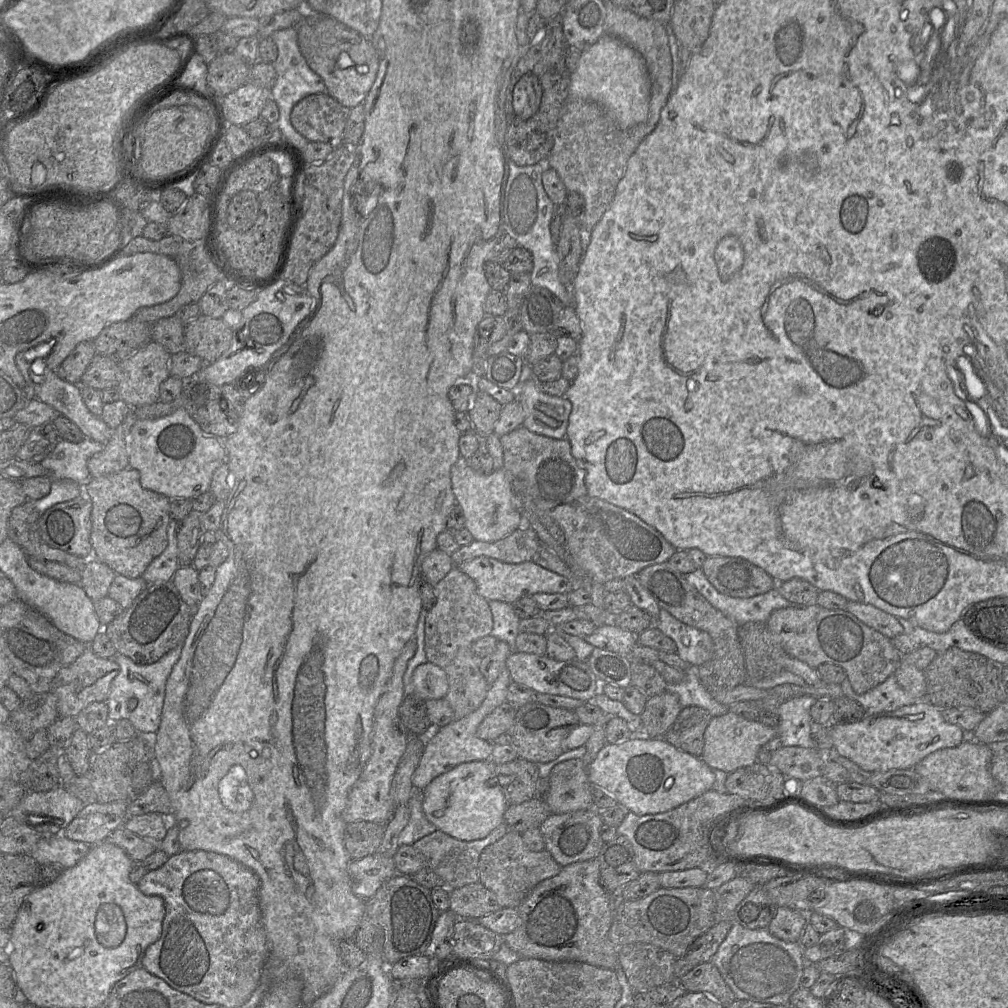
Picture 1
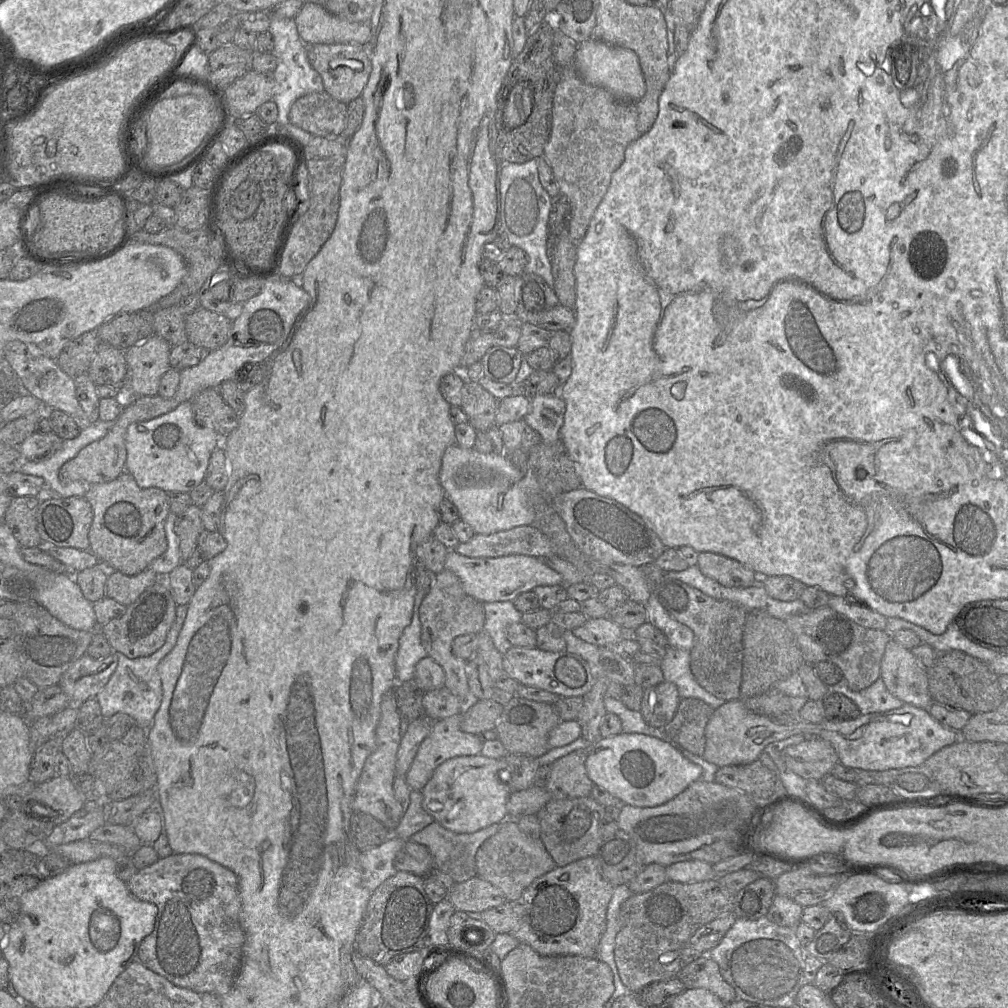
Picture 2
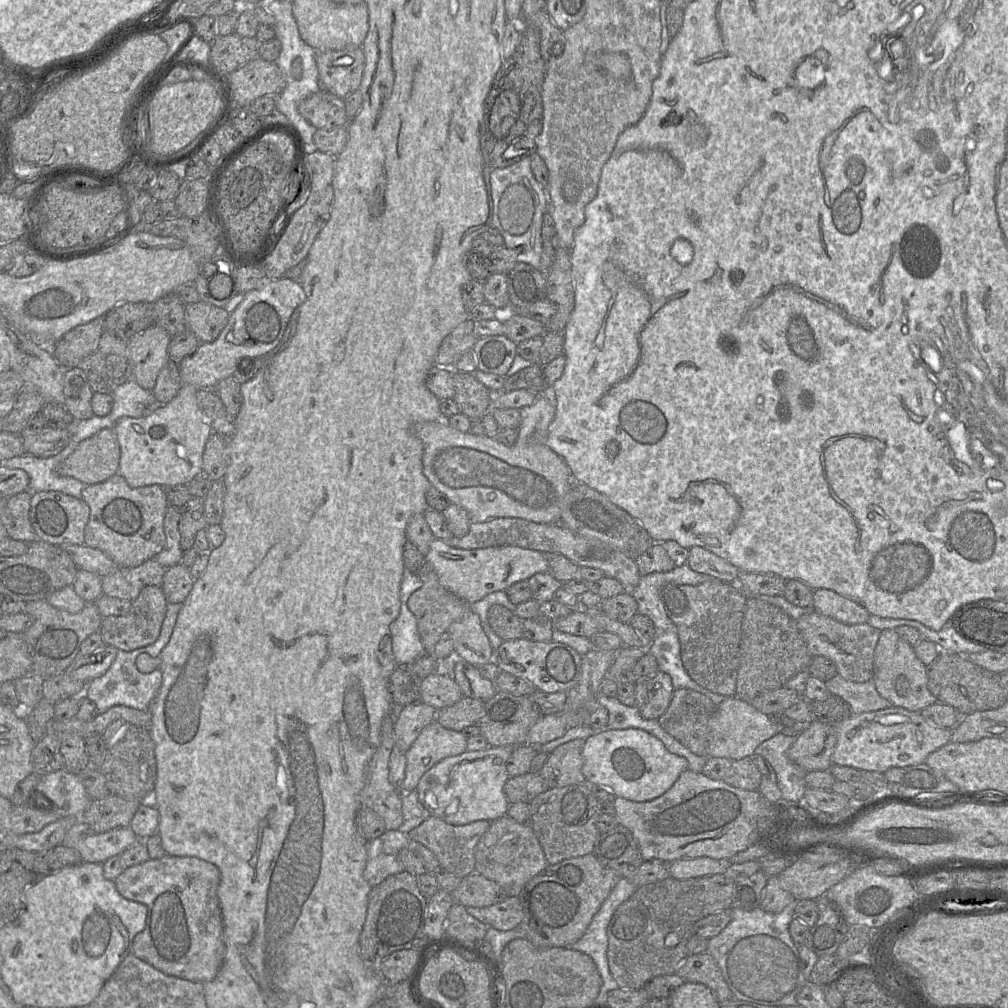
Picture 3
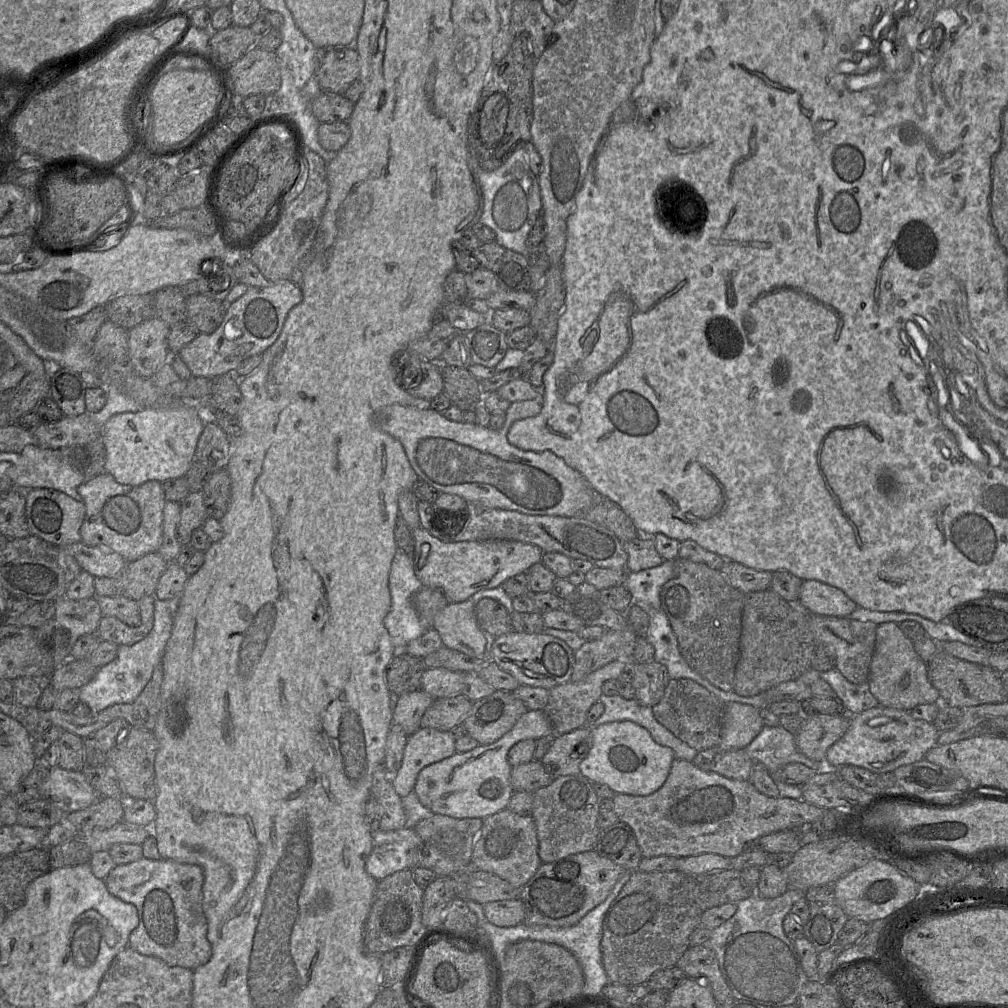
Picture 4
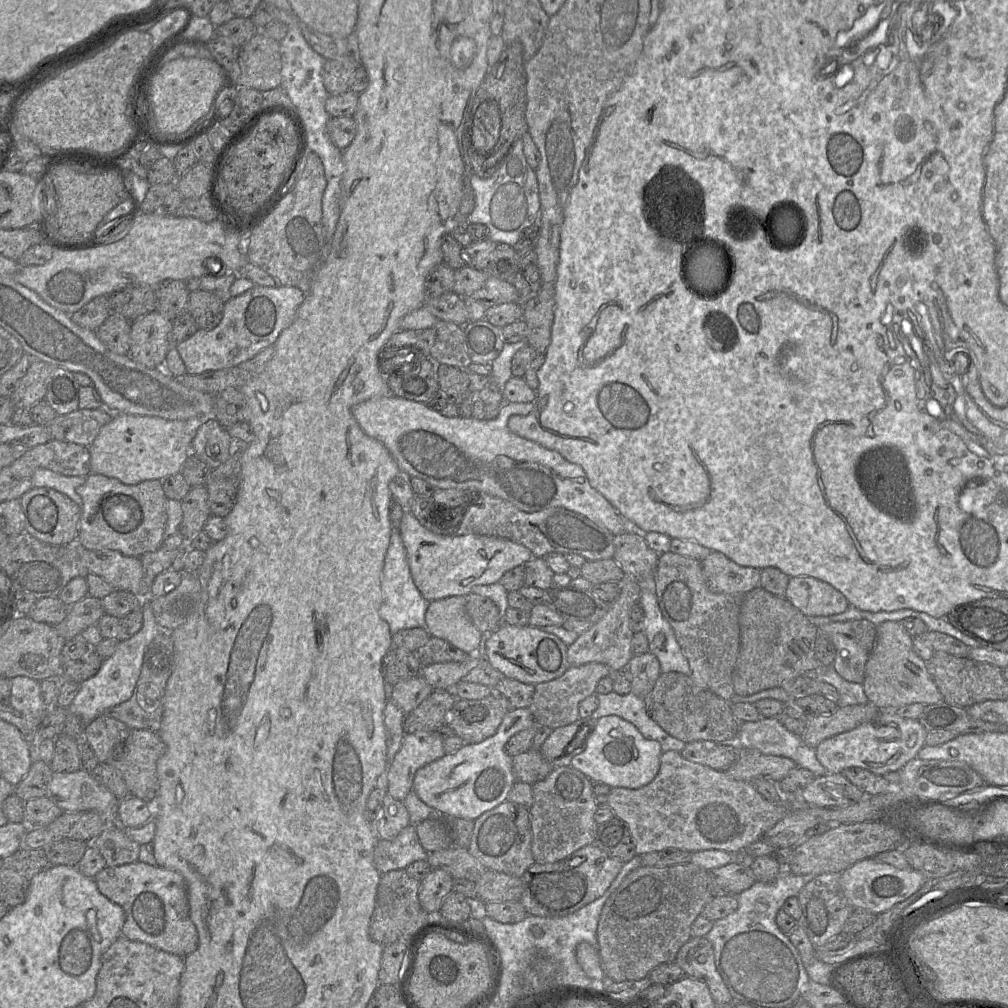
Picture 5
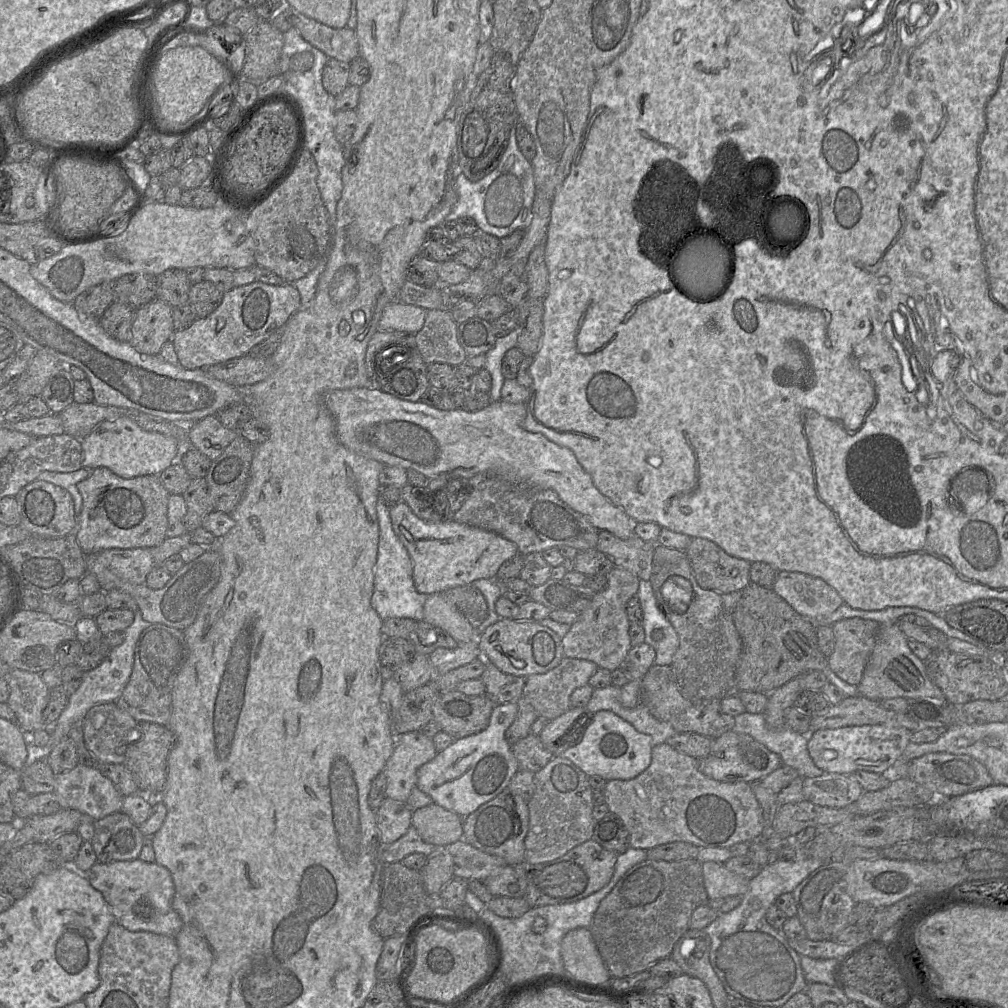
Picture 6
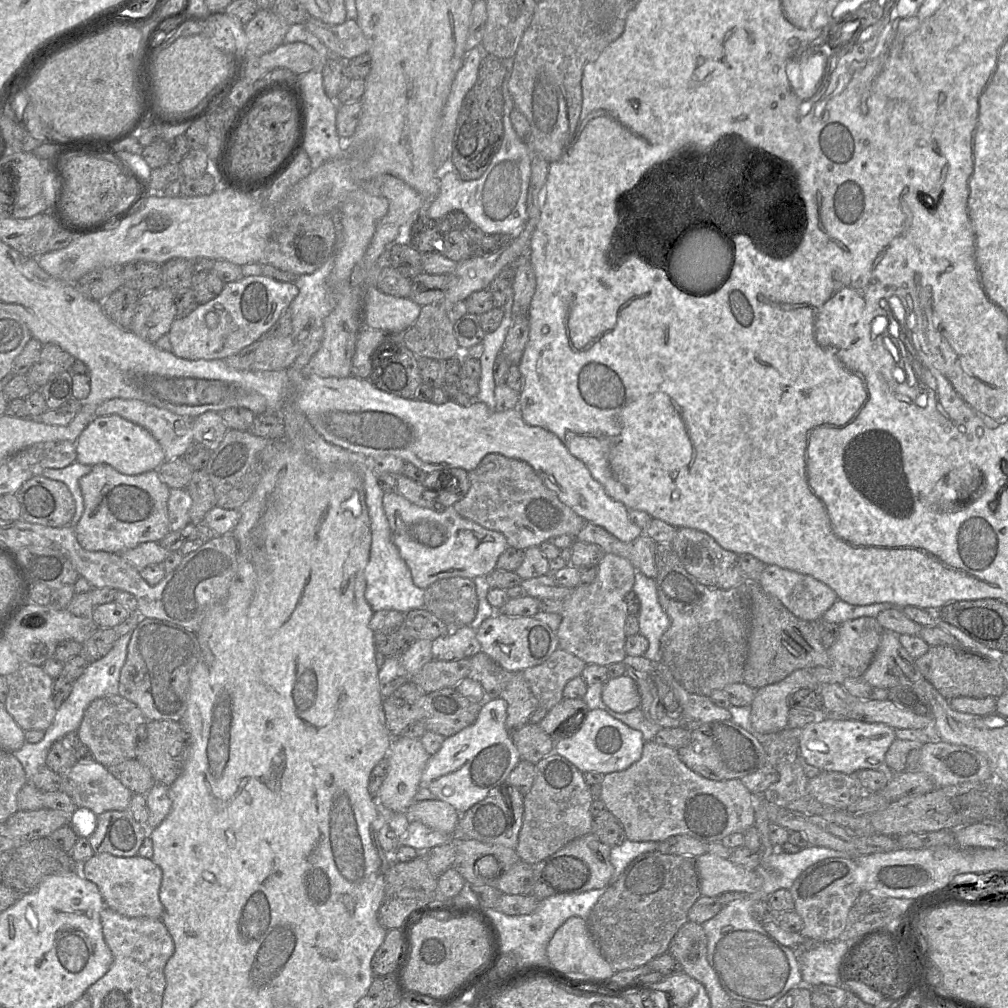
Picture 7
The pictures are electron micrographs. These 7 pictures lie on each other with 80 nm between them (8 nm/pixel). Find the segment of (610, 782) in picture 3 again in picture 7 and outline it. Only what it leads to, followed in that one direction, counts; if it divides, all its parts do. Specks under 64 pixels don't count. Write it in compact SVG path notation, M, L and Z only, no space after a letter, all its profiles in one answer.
M594 709L586 713L583 722L576 730L562 734L562 737L555 743L554 750L555 753L574 764L582 773L599 772L606 775L625 770L637 762L641 758L644 744L645 740L639 730L630 728L604 710Z

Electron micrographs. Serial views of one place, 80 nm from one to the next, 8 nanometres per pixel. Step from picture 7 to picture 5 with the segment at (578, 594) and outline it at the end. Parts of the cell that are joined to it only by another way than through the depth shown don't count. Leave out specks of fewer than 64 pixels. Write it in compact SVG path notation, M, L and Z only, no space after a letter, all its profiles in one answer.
M625 576L619 583L620 594L618 598L609 604L608 610L597 622L579 635L575 642L568 646L567 657L570 666L576 667L588 663L603 663L612 671L618 671L634 655L632 652L633 630L630 626L630 611L633 605L639 601L640 584L633 578Z

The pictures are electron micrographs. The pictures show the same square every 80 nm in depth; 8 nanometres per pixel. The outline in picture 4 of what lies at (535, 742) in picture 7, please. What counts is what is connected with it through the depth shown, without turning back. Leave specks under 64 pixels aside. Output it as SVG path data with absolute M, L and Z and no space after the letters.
M534 759L513 767L511 772L513 791L534 793L538 789L548 786L553 779L542 762Z

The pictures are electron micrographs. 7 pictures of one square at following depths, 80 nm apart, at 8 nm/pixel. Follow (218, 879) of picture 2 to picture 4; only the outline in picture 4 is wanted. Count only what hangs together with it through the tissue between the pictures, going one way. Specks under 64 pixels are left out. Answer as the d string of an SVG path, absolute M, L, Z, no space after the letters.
M141 858L116 865L103 880L111 895L133 904L139 923L129 936L128 946L140 954L156 957L170 966L191 969L204 965L212 955L203 911L203 870L198 865L160 858Z

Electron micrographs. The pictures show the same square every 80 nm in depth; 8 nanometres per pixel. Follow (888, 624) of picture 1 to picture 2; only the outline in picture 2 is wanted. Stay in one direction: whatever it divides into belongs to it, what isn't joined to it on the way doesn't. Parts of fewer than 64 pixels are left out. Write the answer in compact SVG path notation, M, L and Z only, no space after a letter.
M830 595L828 607L863 627L886 630L887 618L861 603Z

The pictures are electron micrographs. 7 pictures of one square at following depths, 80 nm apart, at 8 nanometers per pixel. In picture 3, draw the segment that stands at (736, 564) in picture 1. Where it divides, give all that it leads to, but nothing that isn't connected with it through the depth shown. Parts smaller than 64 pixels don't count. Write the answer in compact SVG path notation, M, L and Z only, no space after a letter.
M699 546L689 549L687 564L696 572L711 575L726 583L736 583L740 576L737 567Z

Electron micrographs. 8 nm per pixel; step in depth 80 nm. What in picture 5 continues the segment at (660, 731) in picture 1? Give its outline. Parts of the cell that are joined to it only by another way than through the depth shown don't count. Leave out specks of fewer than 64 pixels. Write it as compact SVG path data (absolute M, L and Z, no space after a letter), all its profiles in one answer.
M650 651L633 655L629 661L632 674L632 693L645 698L654 687L661 672L660 663L656 656Z

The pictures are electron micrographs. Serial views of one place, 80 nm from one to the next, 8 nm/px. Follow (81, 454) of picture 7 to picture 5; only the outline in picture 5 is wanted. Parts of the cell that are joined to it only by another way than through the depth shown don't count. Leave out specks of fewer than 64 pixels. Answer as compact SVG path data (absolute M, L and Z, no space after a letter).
M115 414L88 447L91 472L116 478L127 485L180 473L203 419L169 420L146 415Z

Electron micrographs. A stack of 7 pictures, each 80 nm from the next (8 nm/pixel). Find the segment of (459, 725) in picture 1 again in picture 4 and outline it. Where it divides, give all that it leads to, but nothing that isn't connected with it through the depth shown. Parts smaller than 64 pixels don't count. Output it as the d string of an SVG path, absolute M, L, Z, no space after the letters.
M419 728L408 736L401 766L391 777L396 793L407 796L416 783L419 772L426 766L448 758L456 753L456 736L453 731Z

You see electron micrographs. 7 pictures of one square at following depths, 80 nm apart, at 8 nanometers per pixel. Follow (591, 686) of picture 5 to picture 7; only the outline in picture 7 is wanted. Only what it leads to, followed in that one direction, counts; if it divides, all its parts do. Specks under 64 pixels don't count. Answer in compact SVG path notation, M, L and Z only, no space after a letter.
M558 648L545 662L522 673L539 706L548 711L563 700L565 685L581 676L585 666L583 660Z

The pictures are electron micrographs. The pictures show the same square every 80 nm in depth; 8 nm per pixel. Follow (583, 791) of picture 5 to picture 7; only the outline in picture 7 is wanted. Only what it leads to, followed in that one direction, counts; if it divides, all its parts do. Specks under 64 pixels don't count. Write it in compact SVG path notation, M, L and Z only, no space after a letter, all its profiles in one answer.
M553 753L536 764L536 775L530 791L523 796L523 824L519 832L516 852L524 862L535 865L548 858L570 841L592 832L593 816L590 806L593 798L589 792L590 785L585 782L584 774L565 757Z

